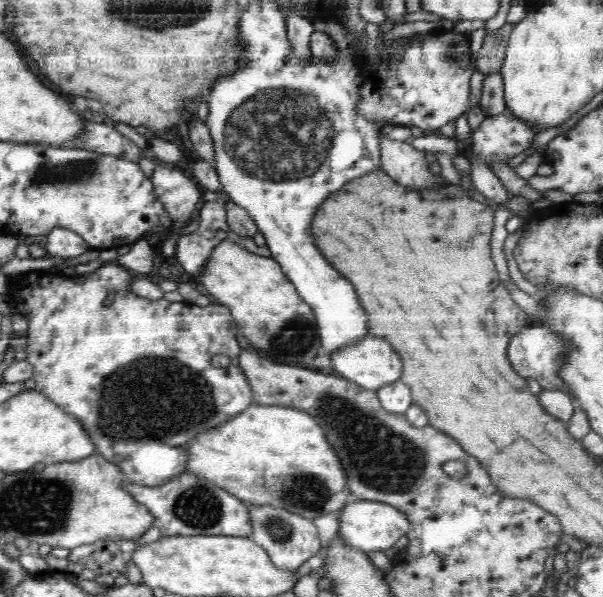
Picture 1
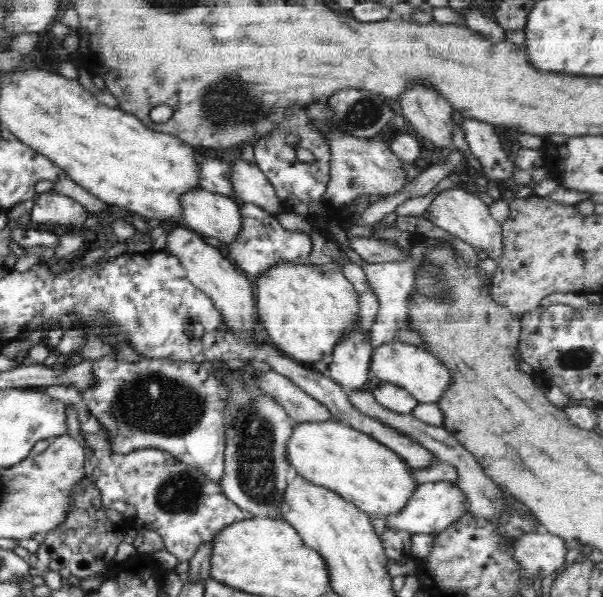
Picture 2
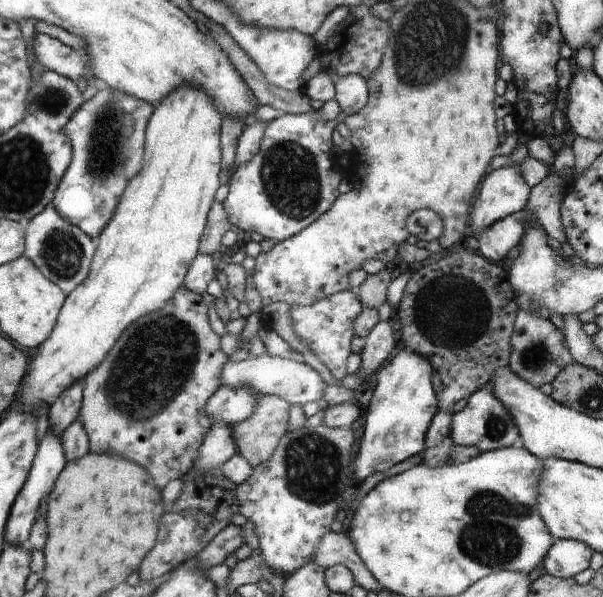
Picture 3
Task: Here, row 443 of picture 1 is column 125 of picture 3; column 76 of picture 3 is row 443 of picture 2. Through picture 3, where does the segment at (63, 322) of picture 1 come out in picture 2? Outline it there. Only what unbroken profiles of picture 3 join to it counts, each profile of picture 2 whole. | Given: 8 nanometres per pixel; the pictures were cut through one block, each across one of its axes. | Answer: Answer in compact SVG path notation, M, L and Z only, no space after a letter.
M112 345L108 356L93 362L93 373L99 385L82 394L83 402L94 416L109 429L116 452L128 453L142 446L157 446L171 452L182 463L197 467L209 482L221 485L225 472L224 423L220 406L224 404L224 387L221 379L201 363L181 363L170 360L150 360L140 356L137 363L118 361Z

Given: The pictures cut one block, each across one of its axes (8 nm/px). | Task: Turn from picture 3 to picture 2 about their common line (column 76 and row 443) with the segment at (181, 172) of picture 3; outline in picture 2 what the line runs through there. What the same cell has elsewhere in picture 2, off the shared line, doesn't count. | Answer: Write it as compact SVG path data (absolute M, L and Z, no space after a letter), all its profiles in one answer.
M342 422L298 425L289 442L289 455L298 473L314 484L330 487L368 515L386 519L402 516L422 486L412 476L416 469L408 468L407 460L398 452Z

